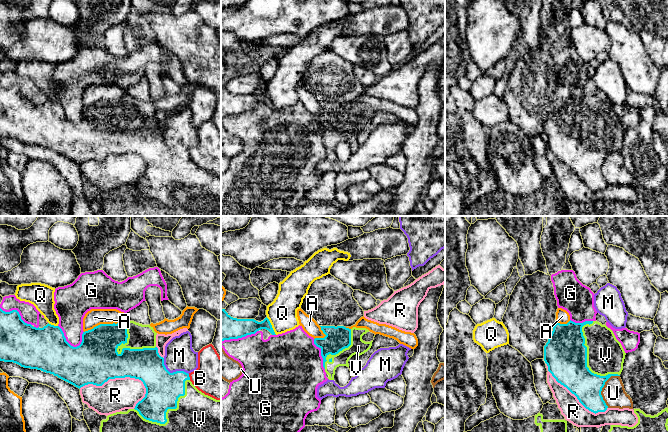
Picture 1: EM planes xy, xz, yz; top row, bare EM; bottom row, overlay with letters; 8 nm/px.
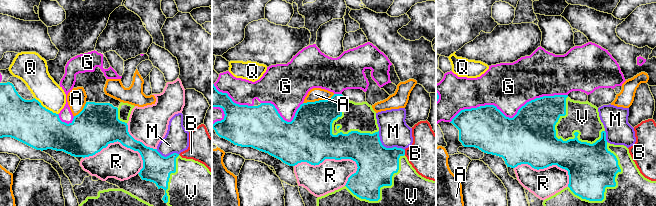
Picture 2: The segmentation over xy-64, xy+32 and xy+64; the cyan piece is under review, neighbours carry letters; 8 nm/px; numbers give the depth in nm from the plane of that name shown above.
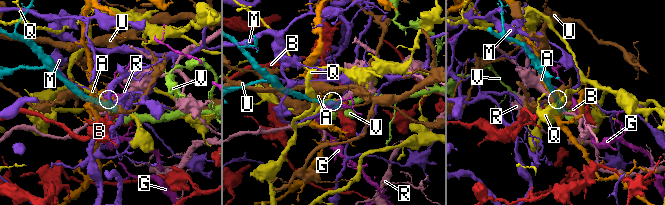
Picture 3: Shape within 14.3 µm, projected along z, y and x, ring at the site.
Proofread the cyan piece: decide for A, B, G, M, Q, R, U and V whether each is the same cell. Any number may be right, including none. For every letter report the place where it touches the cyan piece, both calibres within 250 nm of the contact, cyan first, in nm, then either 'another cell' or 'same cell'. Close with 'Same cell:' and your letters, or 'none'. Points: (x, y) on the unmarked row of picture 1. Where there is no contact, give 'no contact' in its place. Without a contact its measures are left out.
A: xy (105, 100) | 320/140 nm | another cell
B: xy (189, 153) | 280/340 nm | another cell
G: xy (65, 116) | 340/220 nm | another cell
M: xy (173, 148) | 280/240 nm | another cell
Q: xz (271, 102) | 150/240 nm | another cell
R: xy (116, 153) | 360/260 nm | another cell
U: yz (602, 163) | 240/190 nm | another cell
V: xy (166, 187) | 280/420 nm | same cell
Same cell: V

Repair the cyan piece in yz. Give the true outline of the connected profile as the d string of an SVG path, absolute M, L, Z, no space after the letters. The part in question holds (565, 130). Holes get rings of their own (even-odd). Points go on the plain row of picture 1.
M570 96L567 100L556 99L544 122L544 137L548 147L558 159L574 170L586 185L595 190L607 186L608 182L601 167L611 152L620 152L625 131L613 107L597 97L575 99Z

